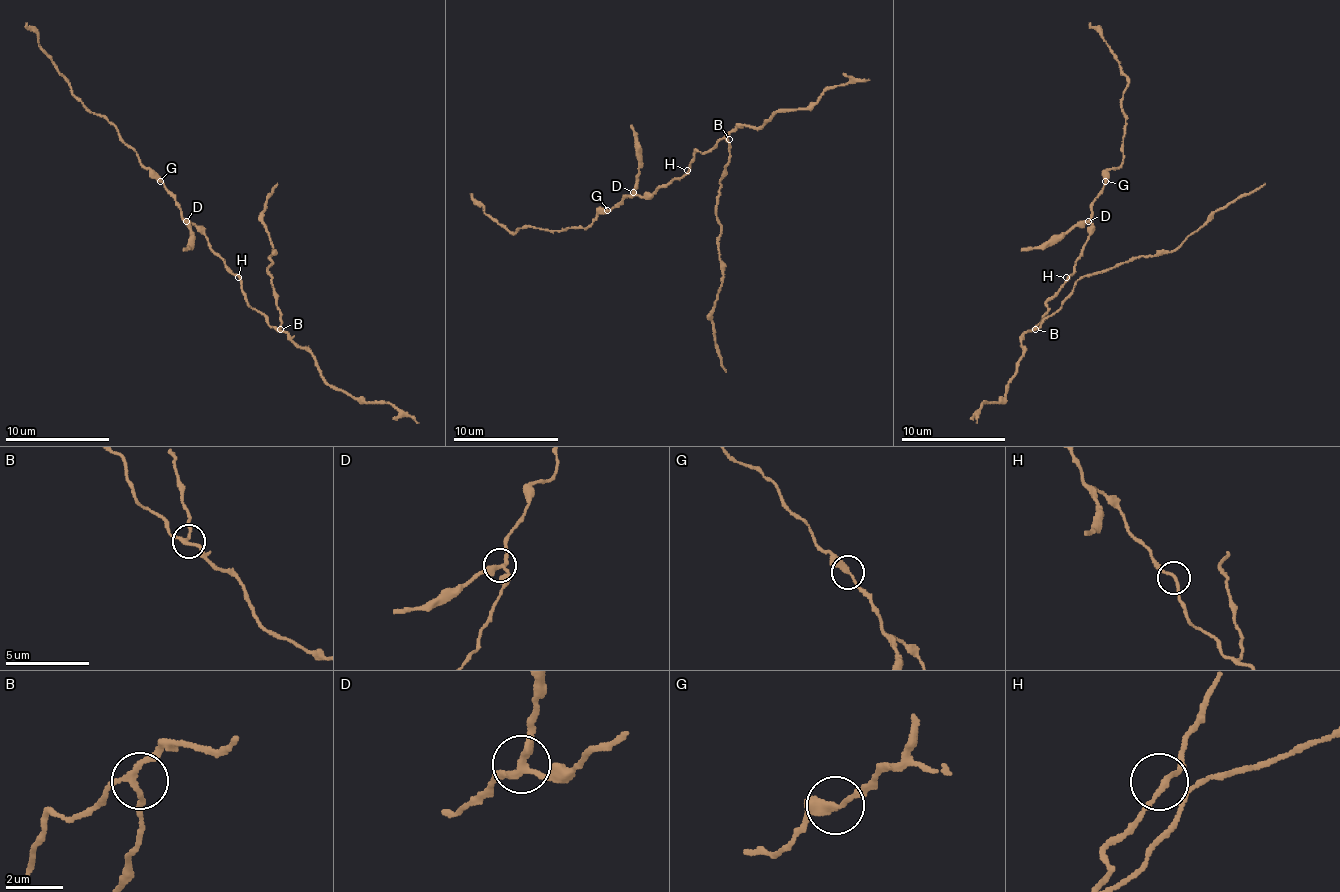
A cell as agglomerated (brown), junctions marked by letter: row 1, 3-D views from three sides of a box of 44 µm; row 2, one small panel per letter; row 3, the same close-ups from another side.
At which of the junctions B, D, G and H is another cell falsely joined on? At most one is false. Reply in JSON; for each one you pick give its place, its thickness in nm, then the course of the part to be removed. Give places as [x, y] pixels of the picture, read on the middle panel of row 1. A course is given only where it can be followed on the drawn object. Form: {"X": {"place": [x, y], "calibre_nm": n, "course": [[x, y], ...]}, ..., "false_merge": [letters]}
{"D": {"place": [633, 192], "calibre_nm": 240, "course": [[634, 191], [639, 147], [631, 125]]}, "false_merge": ["D"]}

